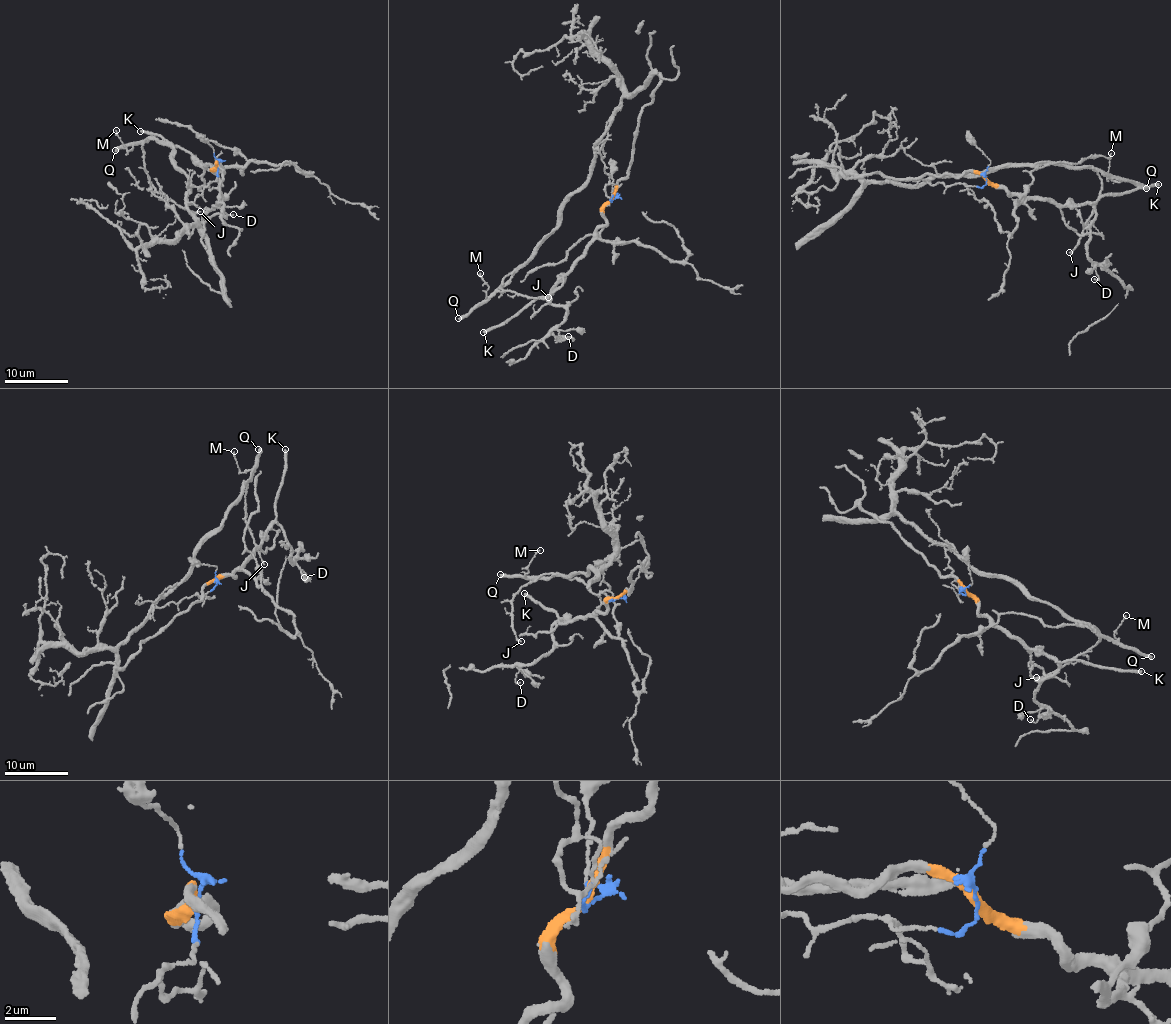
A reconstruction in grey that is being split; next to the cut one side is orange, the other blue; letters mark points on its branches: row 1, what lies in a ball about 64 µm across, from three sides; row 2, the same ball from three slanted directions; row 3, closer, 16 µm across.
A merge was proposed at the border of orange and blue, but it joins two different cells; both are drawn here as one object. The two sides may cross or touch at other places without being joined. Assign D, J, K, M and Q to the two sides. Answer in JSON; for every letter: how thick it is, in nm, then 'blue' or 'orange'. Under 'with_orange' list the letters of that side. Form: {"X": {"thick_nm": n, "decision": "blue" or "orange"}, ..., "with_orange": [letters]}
{"D": {"thick_nm": 120, "decision": "orange"}, "J": {"thick_nm": 170, "decision": "blue"}, "K": {"thick_nm": 280, "decision": "orange"}, "M": {"thick_nm": 130, "decision": "blue"}, "Q": {"thick_nm": 400, "decision": "blue"}, "with_orange": ["D", "K"]}

